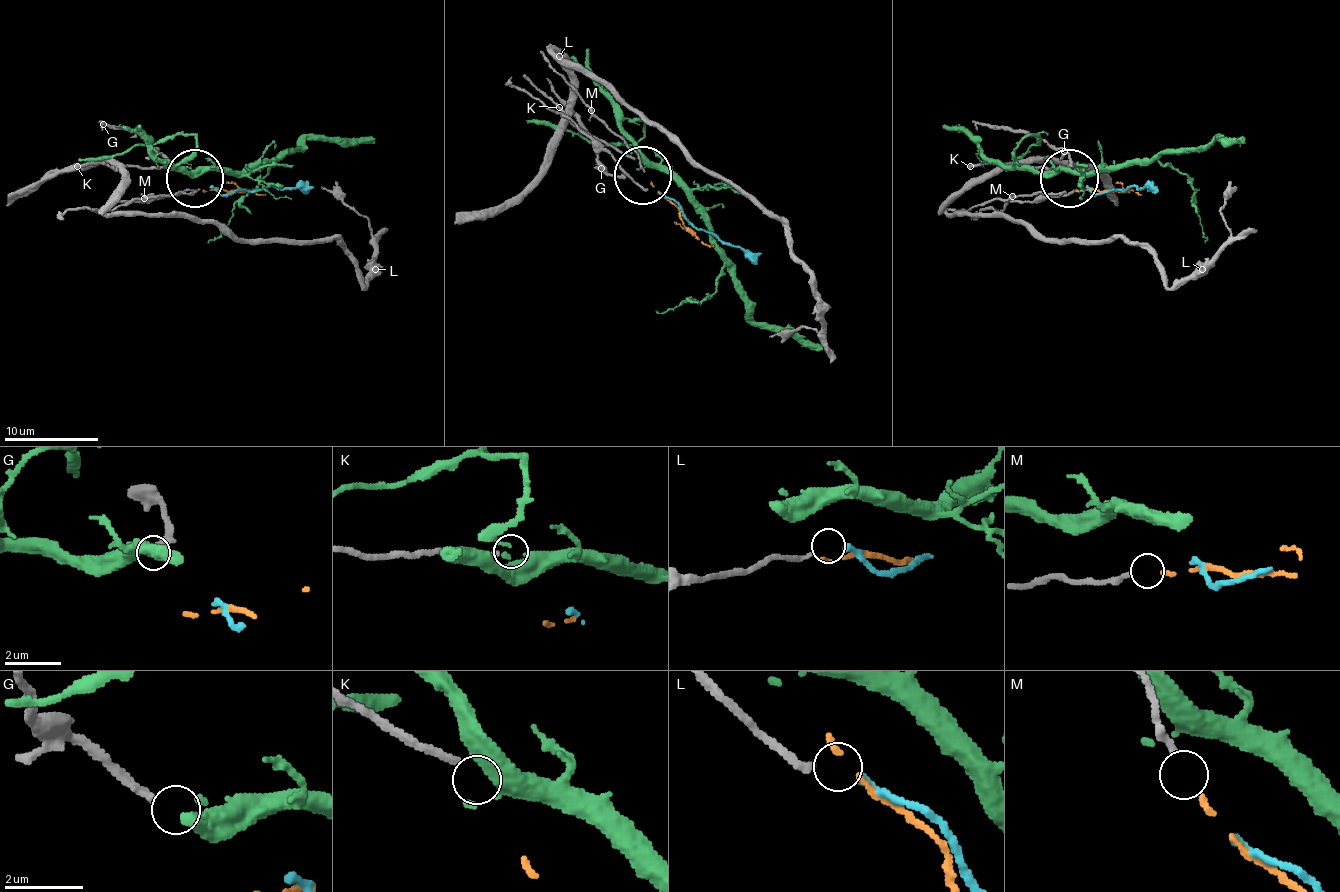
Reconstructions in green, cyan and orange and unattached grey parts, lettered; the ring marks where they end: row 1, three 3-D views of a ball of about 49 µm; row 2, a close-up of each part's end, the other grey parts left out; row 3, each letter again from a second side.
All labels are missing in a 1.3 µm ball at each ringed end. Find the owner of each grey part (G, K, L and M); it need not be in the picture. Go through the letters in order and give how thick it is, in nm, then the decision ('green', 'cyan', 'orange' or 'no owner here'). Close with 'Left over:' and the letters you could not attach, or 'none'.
G: 240 nm | green
K: 190 nm | no owner here
L: 180 nm | cyan
M: 190 nm | orange
Left over: K

